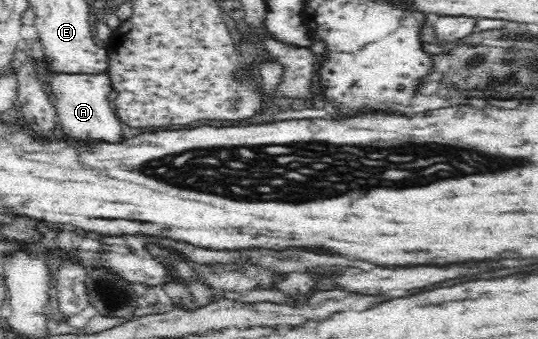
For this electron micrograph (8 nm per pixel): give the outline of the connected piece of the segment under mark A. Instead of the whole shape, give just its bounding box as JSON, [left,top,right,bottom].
[32,50,122,142]

